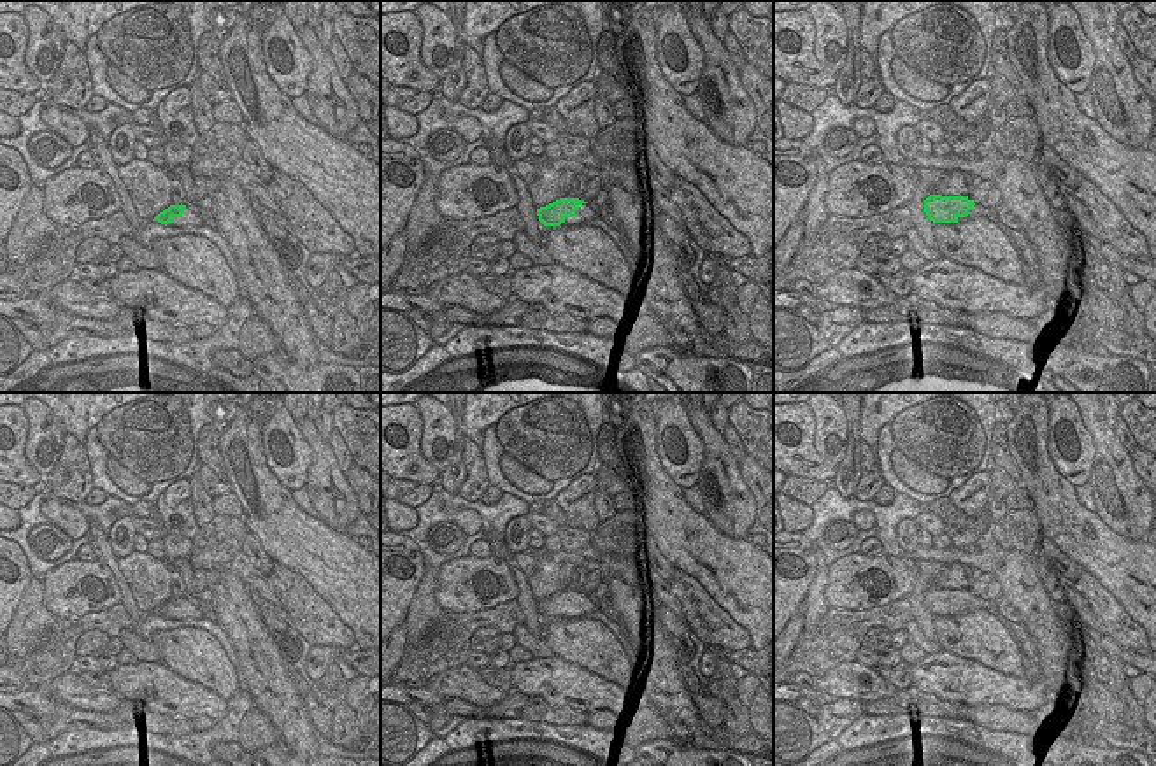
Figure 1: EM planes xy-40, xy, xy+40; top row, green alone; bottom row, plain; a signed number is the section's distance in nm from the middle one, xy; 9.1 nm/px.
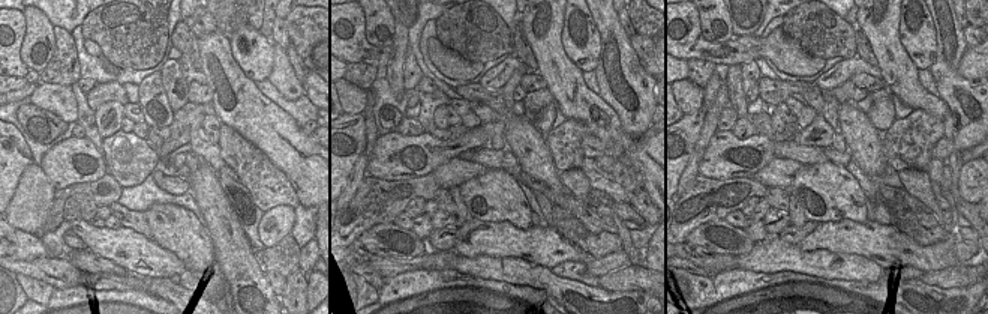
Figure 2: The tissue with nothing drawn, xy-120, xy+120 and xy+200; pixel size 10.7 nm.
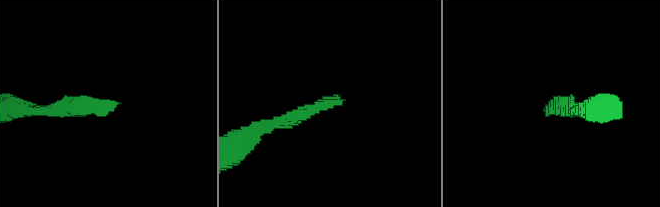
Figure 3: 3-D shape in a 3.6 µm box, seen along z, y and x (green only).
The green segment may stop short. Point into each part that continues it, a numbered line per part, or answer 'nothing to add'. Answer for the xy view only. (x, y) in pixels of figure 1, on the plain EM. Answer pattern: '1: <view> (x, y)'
1: xy (585, 607)

